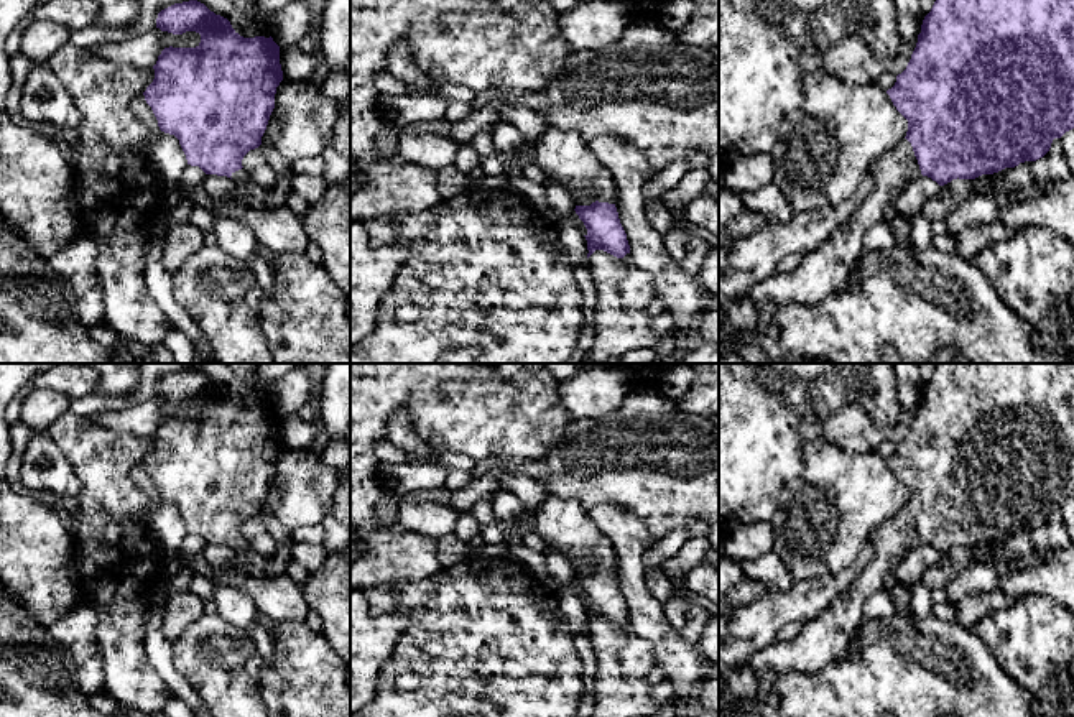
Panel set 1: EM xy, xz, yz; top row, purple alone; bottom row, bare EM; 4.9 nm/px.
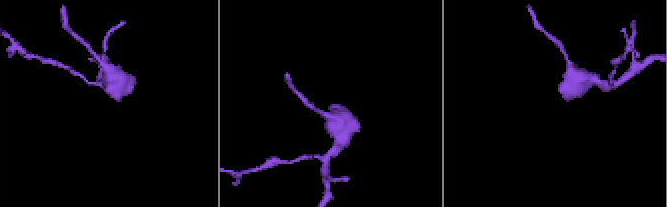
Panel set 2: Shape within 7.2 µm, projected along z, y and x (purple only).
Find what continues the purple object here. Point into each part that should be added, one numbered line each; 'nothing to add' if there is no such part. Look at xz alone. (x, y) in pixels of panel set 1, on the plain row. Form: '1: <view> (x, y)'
1: xz (564, 525)

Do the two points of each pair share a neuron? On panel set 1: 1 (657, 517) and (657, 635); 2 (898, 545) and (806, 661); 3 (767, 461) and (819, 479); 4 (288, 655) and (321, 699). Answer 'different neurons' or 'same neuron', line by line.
1: different neurons
2: same neuron
3: different neurons
4: same neuron

